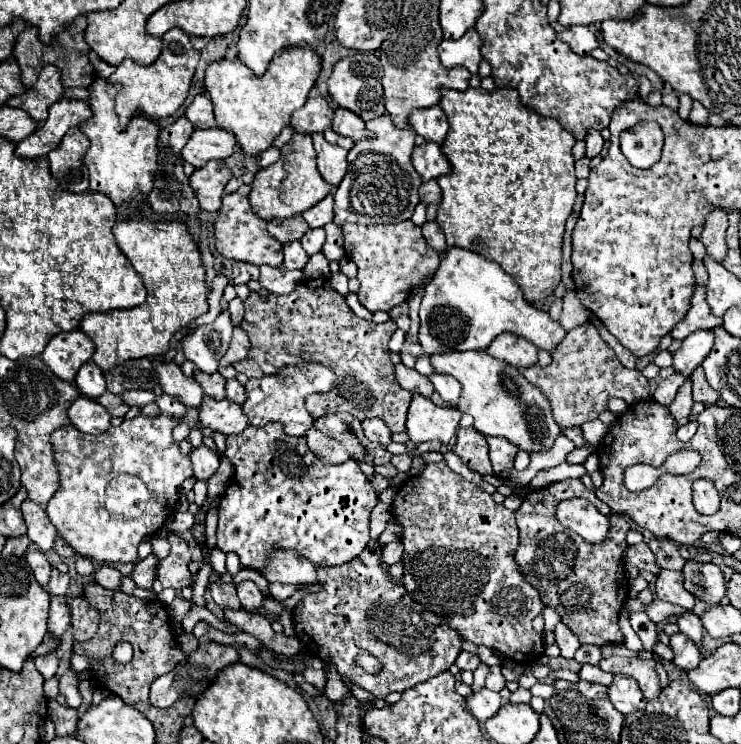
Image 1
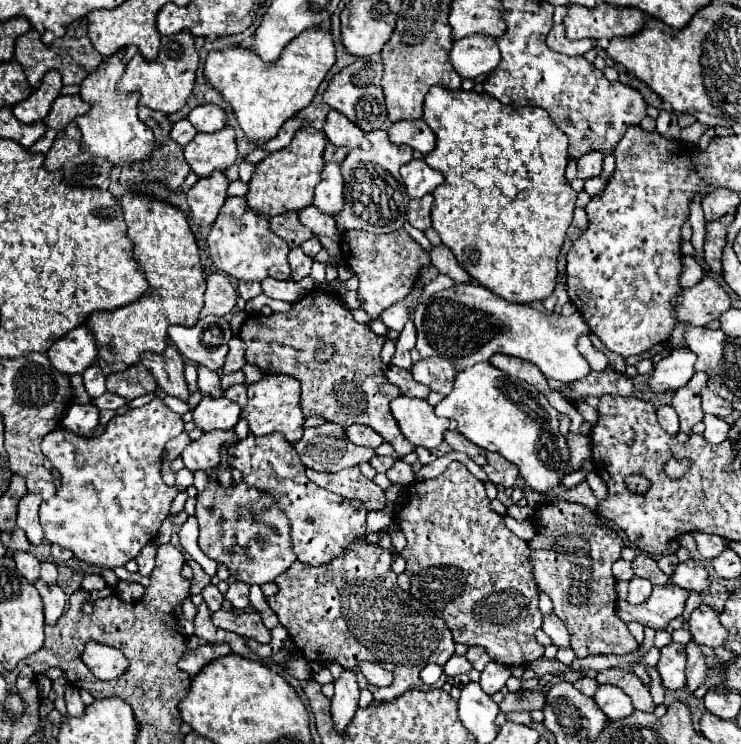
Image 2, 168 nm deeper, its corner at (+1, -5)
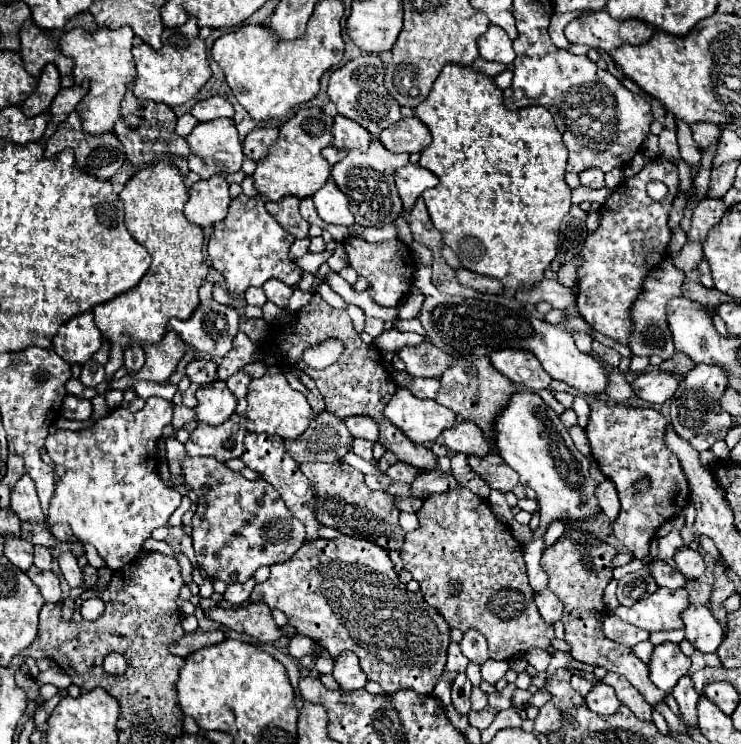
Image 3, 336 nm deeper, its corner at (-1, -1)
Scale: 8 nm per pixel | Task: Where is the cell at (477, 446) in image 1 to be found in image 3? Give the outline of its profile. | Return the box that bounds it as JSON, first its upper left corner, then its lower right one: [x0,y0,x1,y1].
[443,421,491,457]

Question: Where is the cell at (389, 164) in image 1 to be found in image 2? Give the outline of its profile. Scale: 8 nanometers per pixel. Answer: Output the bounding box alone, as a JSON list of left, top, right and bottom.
[337,131,413,235]

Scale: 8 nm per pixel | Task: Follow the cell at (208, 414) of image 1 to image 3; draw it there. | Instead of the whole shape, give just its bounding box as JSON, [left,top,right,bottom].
[197,381,237,425]

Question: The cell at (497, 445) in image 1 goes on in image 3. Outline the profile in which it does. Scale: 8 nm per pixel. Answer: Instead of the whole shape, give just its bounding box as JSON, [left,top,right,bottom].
[469,453,537,499]

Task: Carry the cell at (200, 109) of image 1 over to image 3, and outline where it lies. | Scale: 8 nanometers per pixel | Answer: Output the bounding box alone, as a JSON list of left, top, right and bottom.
[191,97,233,121]

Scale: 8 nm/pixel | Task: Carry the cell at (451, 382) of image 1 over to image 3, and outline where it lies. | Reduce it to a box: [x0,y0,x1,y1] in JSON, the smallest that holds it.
[399,343,453,379]

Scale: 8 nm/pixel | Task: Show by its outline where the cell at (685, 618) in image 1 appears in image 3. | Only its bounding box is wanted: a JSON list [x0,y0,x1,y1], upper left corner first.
[673,675,699,727]

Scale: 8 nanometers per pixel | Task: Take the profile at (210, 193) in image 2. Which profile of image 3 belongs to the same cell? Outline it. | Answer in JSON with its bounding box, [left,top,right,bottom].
[185,175,231,227]

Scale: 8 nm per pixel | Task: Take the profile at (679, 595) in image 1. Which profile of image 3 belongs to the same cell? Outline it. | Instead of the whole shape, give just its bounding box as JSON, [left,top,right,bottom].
[613,587,689,631]

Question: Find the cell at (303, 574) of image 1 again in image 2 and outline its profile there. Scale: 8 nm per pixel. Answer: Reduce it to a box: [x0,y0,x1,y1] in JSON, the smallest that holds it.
[195,479,297,585]

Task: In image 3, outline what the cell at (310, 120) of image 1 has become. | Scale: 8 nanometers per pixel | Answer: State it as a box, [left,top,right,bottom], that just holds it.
[243,127,279,161]

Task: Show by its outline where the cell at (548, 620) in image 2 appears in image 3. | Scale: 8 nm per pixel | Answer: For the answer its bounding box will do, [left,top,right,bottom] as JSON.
[535,589,563,625]

